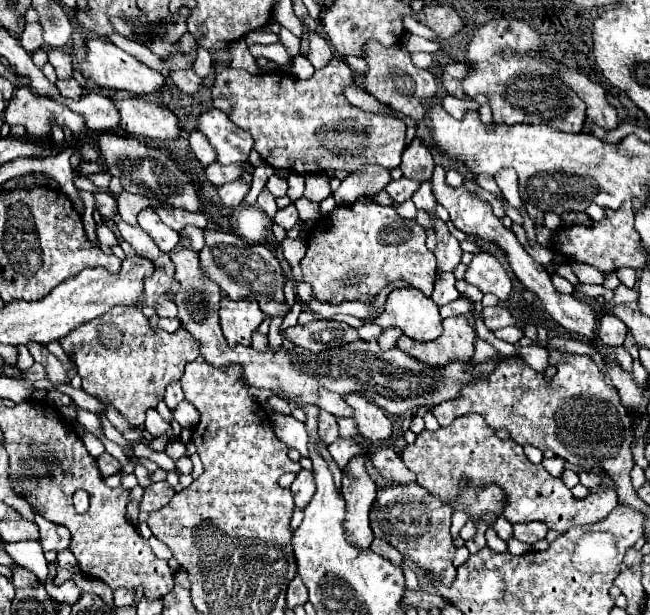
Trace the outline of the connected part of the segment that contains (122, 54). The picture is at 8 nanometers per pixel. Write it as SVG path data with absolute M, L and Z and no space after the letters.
M90 39L88 41L88 55L86 55L86 59L82 63L78 63L74 59L74 67L80 69L82 75L88 81L92 81L94 85L98 85L102 89L128 91L132 95L150 95L150 93L158 93L160 89L166 87L166 77L162 73L150 69L148 65L144 65L142 61L132 57L130 53L118 49L108 39Z

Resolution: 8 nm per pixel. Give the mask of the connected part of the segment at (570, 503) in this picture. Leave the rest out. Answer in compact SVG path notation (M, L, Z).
M476 413L456 419L456 423L448 427L446 435L444 427L438 431L424 429L420 435L416 435L412 445L406 445L402 451L402 461L416 475L416 483L428 489L432 495L440 497L442 503L448 503L448 495L456 491L456 479L460 479L460 475L468 475L468 479L476 479L476 483L496 483L504 487L504 491L508 491L508 507L504 509L504 517L512 525L542 521L550 529L562 533L574 525L596 523L618 505L614 487L600 487L586 499L574 499L562 479L546 473L542 465L534 465L524 455L524 449L512 439L498 439L484 417Z

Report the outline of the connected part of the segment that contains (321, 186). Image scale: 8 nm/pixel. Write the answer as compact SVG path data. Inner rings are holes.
M316 173L316 175L306 175L306 191L304 197L312 203L320 203L326 197L330 197L332 189L330 189L330 179L326 177L326 173Z

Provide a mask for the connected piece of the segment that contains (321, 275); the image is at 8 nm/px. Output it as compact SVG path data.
M361 197L348 205L336 207L330 215L322 217L310 231L308 251L302 259L304 281L312 287L312 297L324 303L342 303L342 301L362 301L370 303L374 295L394 283L408 281L414 289L420 289L426 297L430 297L436 281L436 257L426 247L426 231L416 221L404 221L396 215L394 207L384 207L374 203L372 199Z

